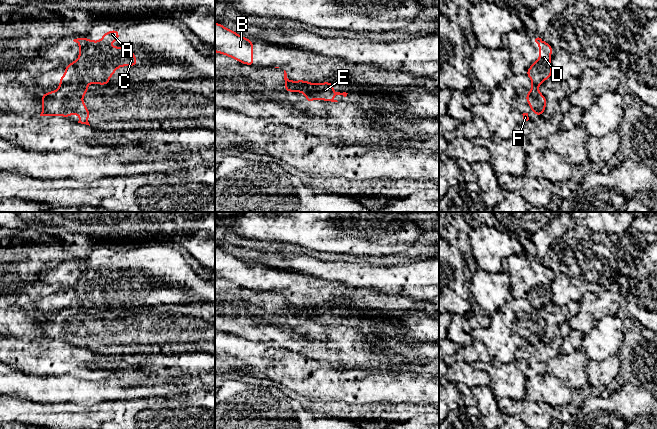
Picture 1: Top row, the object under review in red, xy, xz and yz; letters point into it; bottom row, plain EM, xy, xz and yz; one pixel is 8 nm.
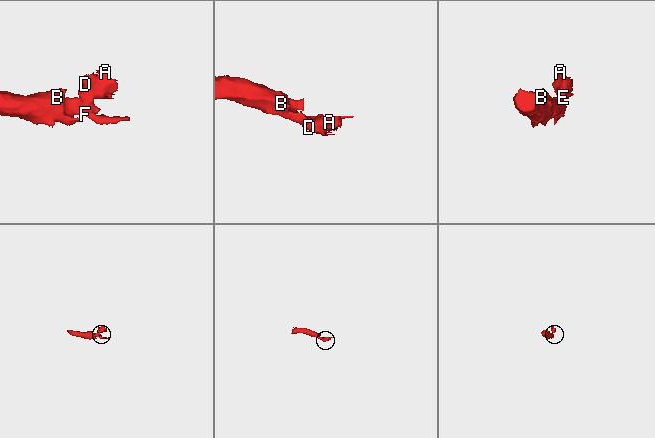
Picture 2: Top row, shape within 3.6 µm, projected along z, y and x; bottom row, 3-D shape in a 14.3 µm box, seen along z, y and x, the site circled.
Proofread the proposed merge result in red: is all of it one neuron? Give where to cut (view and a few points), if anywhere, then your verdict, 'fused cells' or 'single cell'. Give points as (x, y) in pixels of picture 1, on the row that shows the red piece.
xy (86, 83), (63, 83), (61, 85) | fused cells

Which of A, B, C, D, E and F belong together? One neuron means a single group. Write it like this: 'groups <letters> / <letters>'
groups A C D E / B F

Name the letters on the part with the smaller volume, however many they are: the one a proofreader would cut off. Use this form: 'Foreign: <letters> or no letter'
Foreign: A, C, D, E

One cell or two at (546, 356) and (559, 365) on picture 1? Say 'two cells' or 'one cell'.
two cells

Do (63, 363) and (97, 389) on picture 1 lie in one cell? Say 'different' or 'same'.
different

